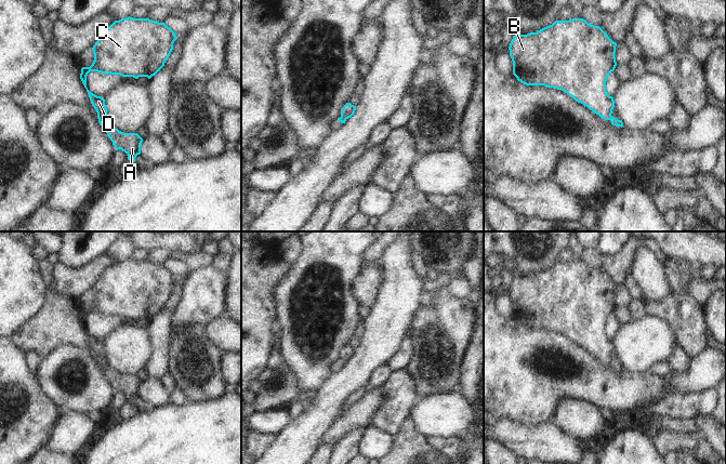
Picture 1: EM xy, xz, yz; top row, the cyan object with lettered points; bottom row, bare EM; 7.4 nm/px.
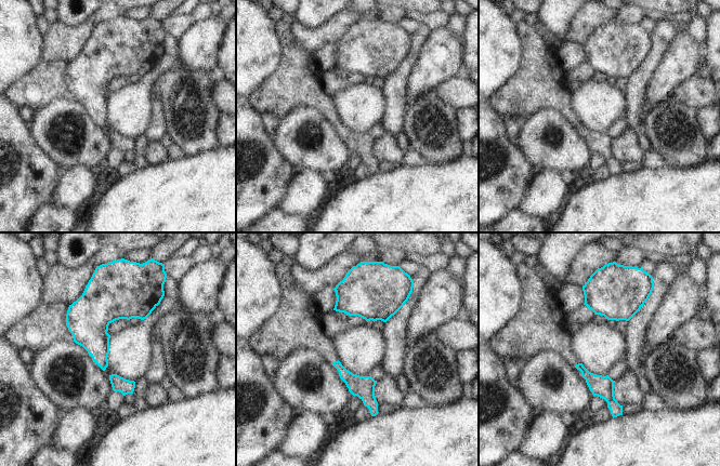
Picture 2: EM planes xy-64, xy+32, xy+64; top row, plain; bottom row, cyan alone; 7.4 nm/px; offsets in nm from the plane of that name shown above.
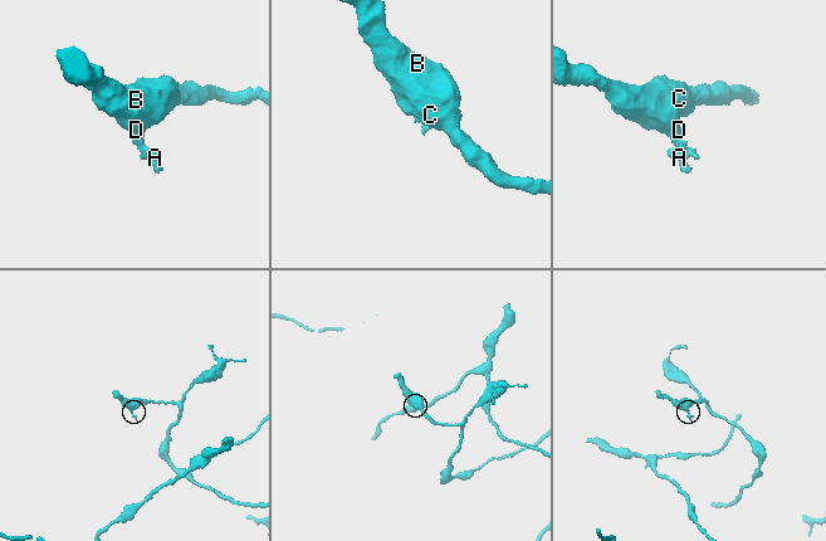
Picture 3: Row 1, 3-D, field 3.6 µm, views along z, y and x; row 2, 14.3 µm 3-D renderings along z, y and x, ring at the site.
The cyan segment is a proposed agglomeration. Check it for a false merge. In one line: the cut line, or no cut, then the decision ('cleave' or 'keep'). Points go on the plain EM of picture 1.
cut in xy along (97, 358), (109, 368); cleave

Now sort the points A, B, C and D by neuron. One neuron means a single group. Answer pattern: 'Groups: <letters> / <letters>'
Groups: A / B C D

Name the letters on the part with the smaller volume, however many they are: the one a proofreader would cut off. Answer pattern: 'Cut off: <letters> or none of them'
Cut off: A

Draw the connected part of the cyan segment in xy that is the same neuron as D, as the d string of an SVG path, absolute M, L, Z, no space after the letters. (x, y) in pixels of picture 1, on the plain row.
M130 258L115 263L104 274L92 290L94 296L92 307L82 309L80 316L91 346L103 366L110 368L105 342L88 332L88 316L97 314L150 321L164 308L176 281L174 274L164 265Z

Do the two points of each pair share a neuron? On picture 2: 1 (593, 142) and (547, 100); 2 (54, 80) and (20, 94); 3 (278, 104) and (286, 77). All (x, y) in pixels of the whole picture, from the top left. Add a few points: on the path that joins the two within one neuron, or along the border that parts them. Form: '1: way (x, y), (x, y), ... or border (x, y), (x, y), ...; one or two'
1: way (584, 129), (560, 103); one
2: way (46, 83), (36, 90), (28, 91); one
3: way (279, 97), (286, 89), (286, 83); one

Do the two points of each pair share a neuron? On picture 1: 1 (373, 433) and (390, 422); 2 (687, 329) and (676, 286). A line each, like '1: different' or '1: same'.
1: different
2: same

